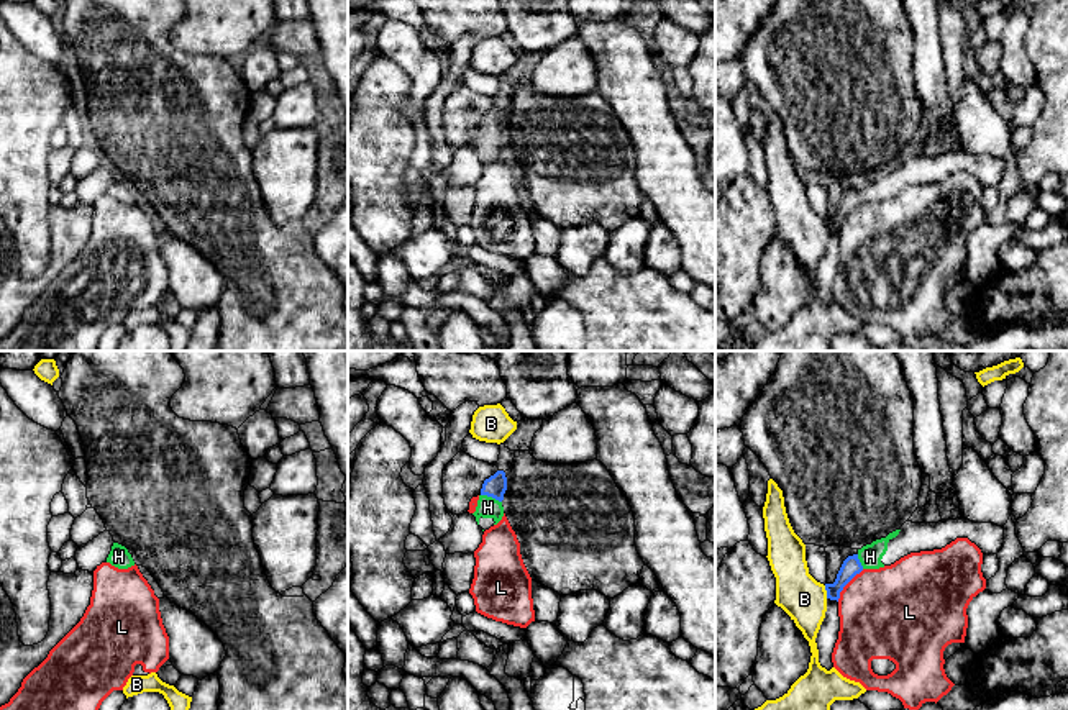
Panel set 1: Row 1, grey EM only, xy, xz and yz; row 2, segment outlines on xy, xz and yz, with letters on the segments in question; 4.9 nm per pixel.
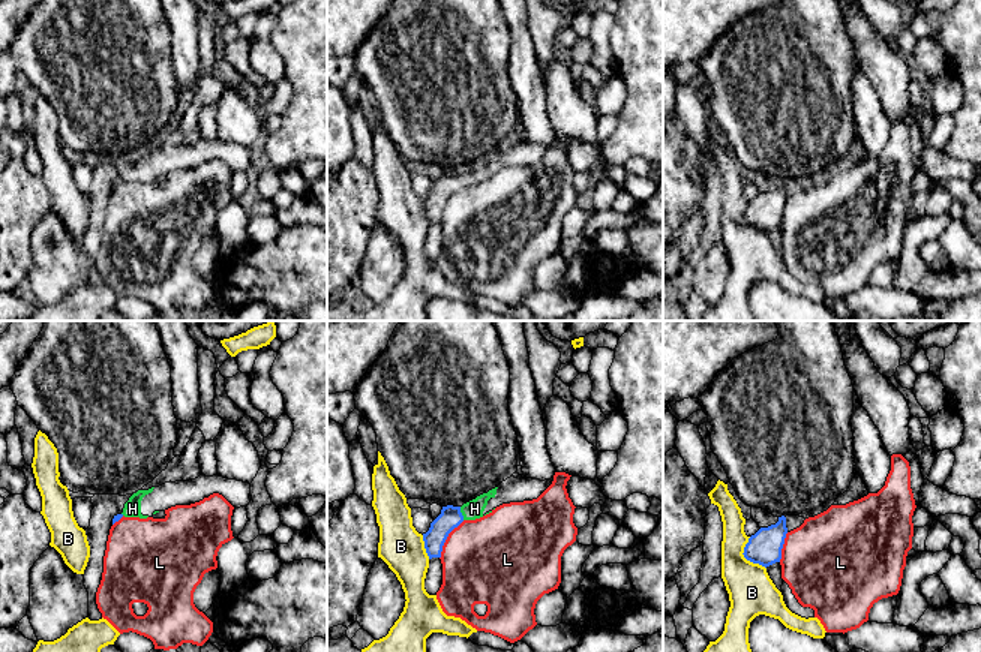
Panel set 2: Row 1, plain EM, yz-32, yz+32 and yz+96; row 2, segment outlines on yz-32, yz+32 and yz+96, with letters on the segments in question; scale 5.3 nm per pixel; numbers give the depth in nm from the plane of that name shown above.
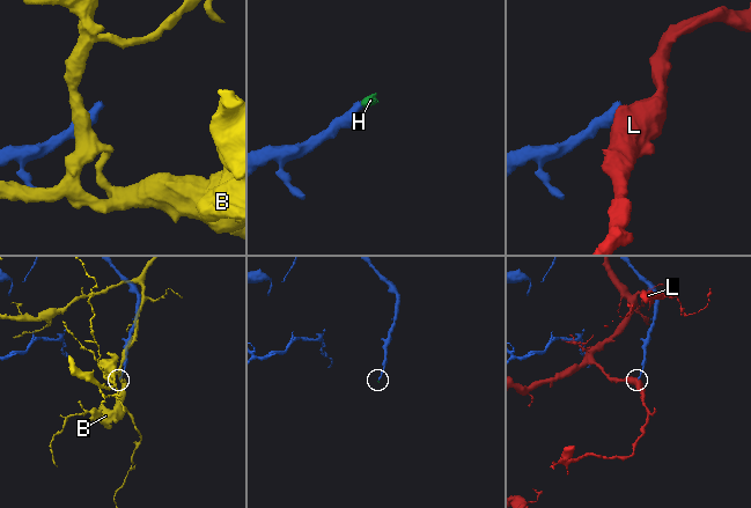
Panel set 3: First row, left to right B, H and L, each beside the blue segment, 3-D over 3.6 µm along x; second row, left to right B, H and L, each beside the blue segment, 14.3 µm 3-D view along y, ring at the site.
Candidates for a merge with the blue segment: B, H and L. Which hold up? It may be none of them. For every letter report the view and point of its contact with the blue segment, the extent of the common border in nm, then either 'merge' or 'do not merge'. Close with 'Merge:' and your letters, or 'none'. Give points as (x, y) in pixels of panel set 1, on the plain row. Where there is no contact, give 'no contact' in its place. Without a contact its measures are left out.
B: contact yz (827, 225); length 70 nm; do not merge
H: contact xz (491, 128); length 110 nm; merge
L: contact yz (847, 215); length 200 nm; do not merge
Merge: H

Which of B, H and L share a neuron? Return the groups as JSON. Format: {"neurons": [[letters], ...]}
{"neurons": [["B"], ["H"], ["L"]]}

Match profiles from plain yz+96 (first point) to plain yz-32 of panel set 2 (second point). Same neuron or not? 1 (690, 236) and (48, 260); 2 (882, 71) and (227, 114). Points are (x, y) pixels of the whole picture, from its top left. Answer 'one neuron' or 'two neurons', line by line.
1: two neurons
2: one neuron

